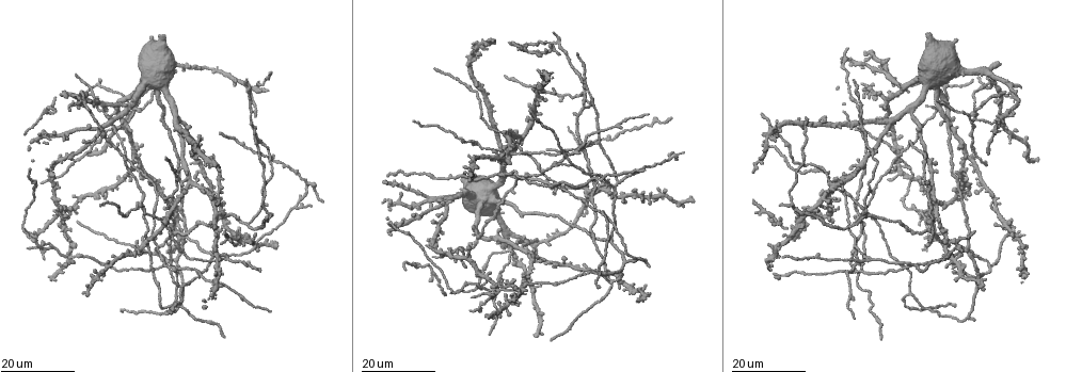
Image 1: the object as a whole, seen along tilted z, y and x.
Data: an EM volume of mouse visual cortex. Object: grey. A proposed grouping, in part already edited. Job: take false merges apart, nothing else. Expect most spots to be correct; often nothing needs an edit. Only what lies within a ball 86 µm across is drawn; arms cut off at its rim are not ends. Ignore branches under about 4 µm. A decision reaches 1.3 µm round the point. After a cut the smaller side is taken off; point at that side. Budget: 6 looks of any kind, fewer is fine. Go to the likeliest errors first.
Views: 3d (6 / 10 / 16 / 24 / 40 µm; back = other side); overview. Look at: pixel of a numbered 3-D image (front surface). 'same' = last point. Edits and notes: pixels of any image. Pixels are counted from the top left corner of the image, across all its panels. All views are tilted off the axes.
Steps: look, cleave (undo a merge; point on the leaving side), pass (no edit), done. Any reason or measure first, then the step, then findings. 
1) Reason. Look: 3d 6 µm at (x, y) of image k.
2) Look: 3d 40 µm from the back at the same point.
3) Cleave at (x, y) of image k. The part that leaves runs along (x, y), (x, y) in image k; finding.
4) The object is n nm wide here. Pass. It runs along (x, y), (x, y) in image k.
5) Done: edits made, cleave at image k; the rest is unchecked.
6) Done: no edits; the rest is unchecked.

Arms part here. Look: 3d 16 µm at (620, 181) of image 1.

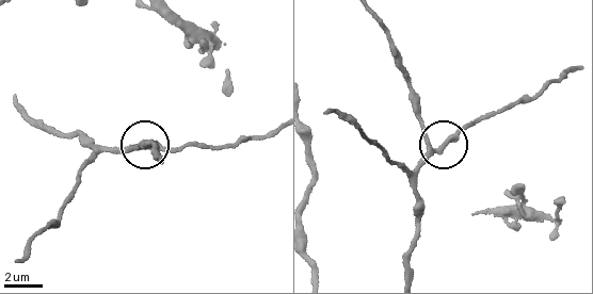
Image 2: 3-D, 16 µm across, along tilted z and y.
Look: 3d 6 µm at (438, 151) of image 2.

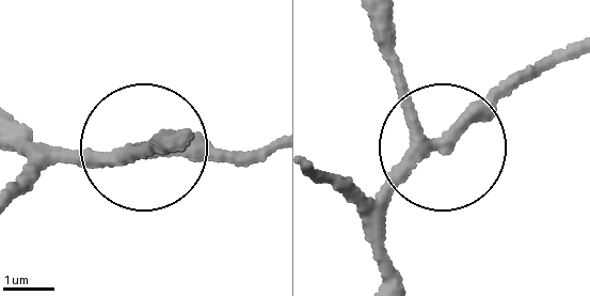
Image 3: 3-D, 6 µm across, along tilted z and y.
The side arm is 39 µm long; 3 arms meet here. Pass. All the same cell.

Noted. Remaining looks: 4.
Three-way junction. Look: 3d 16 µm at (551, 167) of image 1.

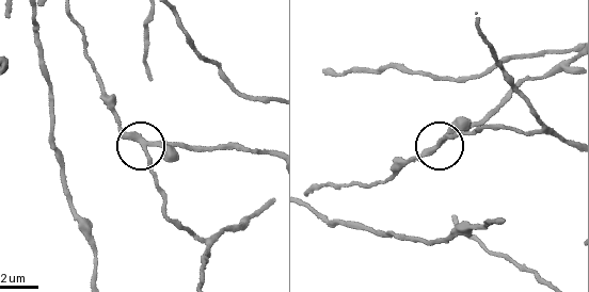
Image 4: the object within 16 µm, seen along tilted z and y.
Closer look. Look: 3d 6 µm at (442, 139) of image 4.

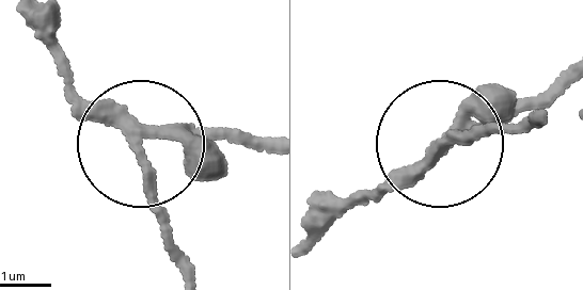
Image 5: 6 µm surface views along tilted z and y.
3 arms meet here. Cleave at (187, 137) of image 5. The part that leaves runs along (114, 116), (197, 140), (260, 134) in image 5; a second cell is stuck on.

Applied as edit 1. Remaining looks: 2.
Done: edits made, cleave at image 5; the rest is unchecked.

